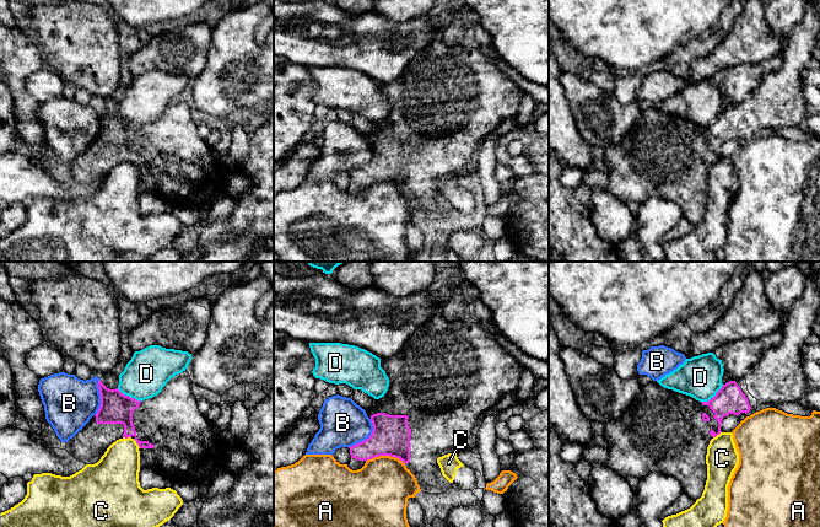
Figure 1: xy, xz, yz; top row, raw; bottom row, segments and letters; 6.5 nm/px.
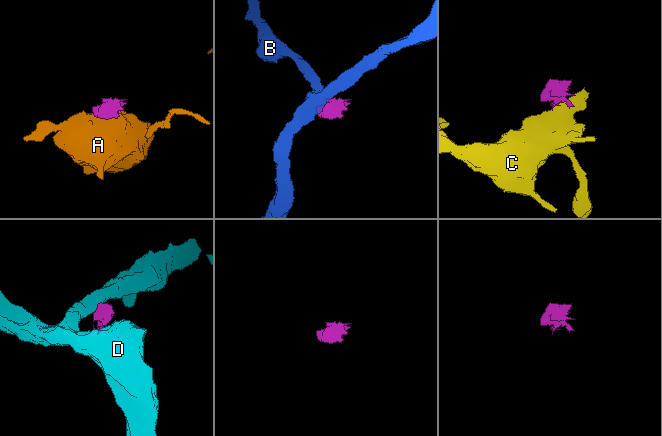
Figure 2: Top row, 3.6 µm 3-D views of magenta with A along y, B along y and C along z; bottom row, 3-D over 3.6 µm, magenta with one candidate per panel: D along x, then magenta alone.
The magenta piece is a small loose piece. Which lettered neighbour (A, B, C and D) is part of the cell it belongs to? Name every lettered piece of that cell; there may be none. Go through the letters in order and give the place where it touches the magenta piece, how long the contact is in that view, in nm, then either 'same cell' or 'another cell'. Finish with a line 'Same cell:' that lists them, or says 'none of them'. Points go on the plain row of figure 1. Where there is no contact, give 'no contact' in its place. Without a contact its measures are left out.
A: xz (386, 179) | 260 nm | another cell
B: xz (368, 162) | 240 nm | another cell
C: yz (716, 160) | 90 nm | another cell
D: yz (713, 122) | 190 nm | another cell
Same cell: none of them

